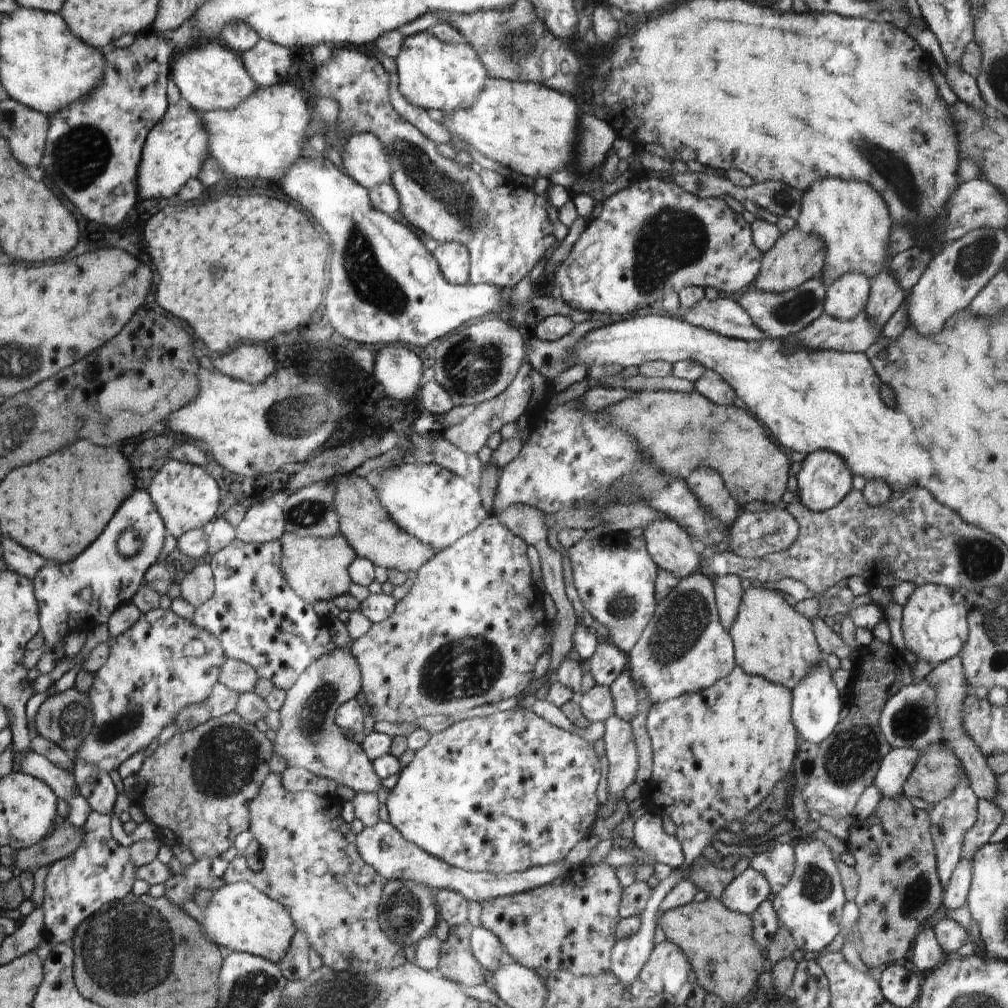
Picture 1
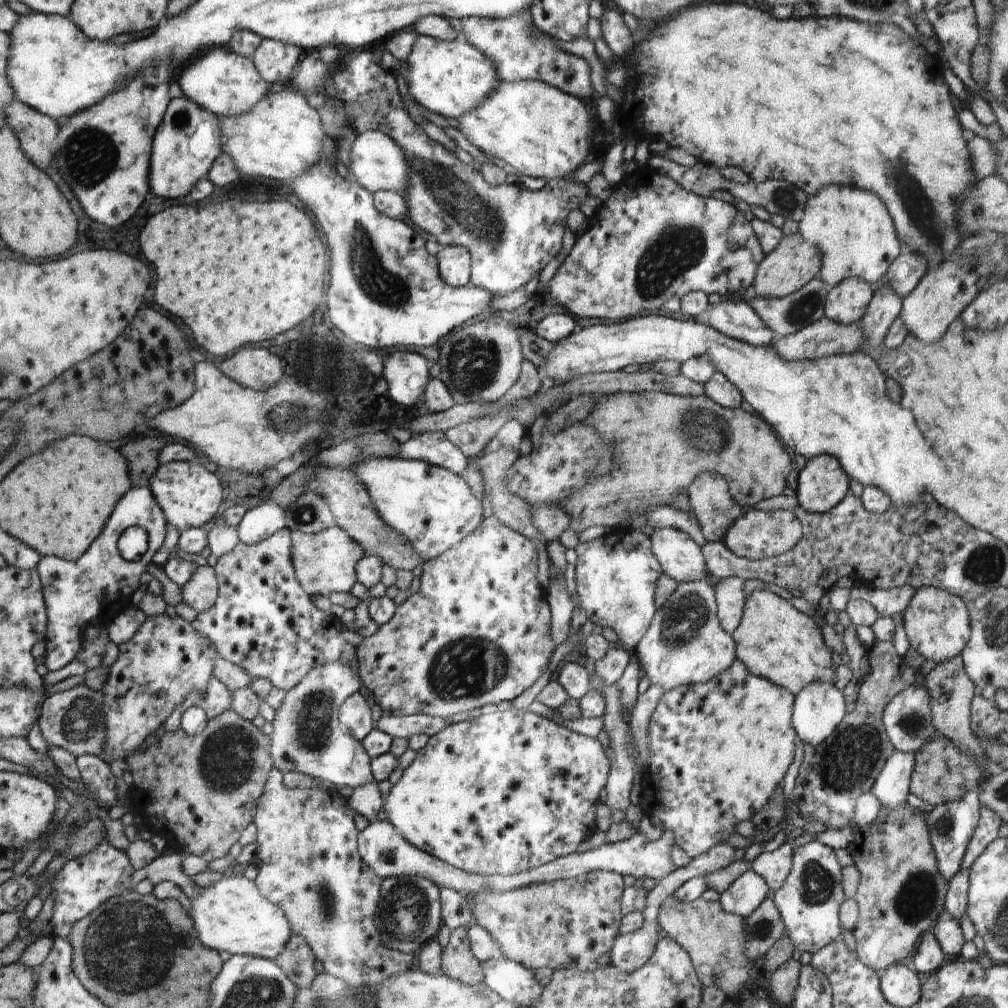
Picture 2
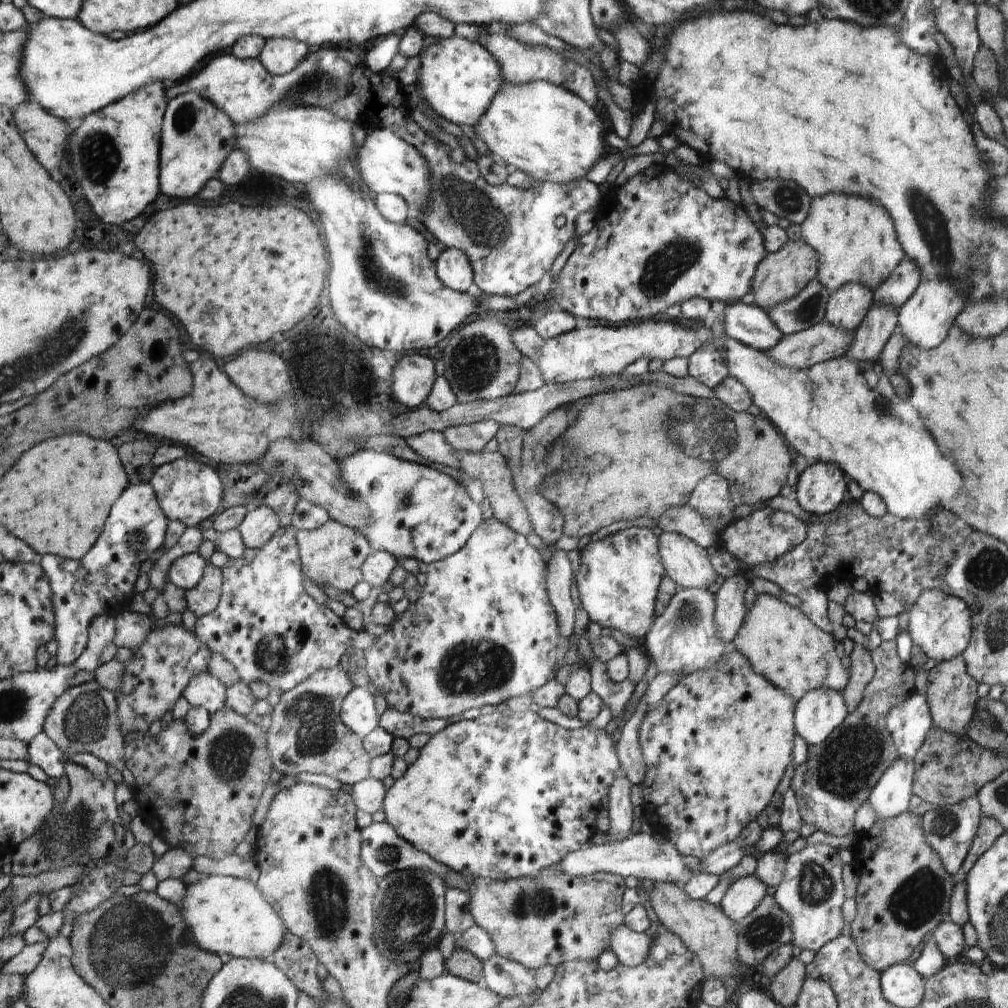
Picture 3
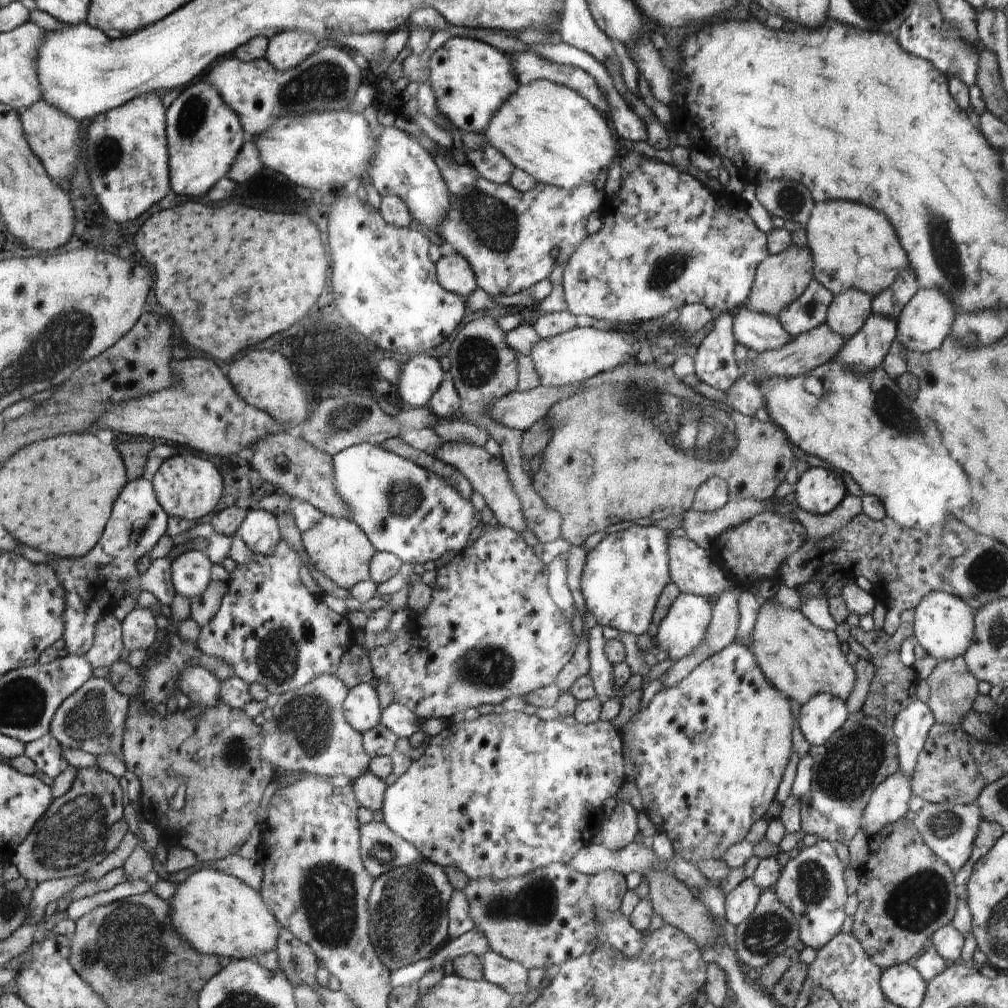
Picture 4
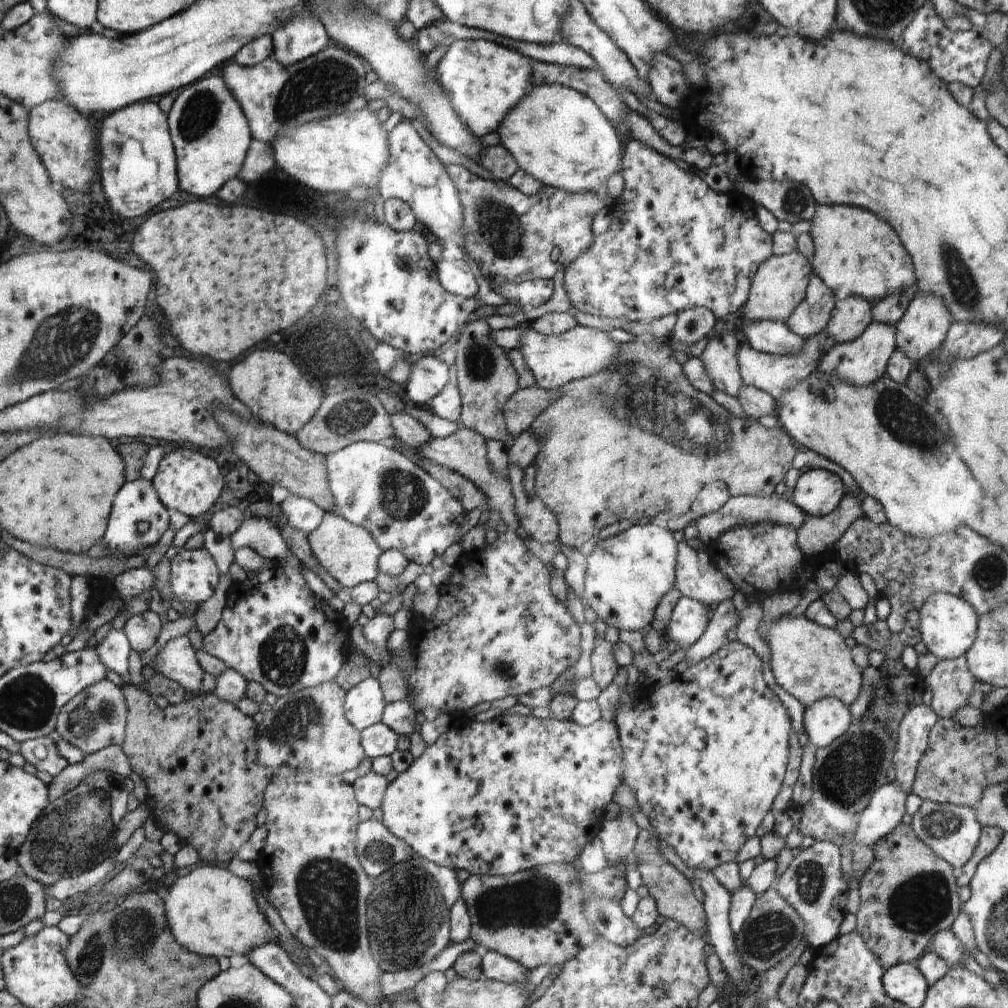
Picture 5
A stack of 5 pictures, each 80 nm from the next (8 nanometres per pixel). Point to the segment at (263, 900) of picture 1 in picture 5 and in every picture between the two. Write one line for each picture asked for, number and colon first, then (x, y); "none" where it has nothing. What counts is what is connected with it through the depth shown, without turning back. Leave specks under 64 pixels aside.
2: (232, 915)
3: (228, 915)
4: (218, 914)
5: (211, 912)

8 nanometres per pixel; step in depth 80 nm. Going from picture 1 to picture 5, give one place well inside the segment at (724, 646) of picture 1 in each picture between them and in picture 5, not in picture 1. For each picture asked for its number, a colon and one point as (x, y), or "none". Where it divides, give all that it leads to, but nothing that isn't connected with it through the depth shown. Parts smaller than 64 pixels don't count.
2: (687, 645)
3: (684, 640)
4: (682, 631)
5: (689, 619)

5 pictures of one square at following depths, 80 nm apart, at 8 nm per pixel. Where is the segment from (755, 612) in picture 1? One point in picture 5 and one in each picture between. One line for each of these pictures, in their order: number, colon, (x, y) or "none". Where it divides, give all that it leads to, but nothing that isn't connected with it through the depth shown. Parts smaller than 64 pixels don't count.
2: (774, 640)
3: (782, 644)
4: (799, 659)
5: (809, 661)

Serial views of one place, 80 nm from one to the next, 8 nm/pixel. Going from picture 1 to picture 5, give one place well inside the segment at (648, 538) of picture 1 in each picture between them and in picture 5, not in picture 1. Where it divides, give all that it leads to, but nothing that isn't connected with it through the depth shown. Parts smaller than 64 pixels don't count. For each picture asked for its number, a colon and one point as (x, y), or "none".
2: (681, 558)
3: (686, 563)
4: (692, 570)
5: (697, 578)

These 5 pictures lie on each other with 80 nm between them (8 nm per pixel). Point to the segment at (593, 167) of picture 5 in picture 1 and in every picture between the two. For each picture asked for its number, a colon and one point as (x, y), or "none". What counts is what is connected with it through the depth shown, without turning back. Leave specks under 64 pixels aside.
1: (526, 127)
2: (543, 132)
3: (546, 131)
4: (550, 131)

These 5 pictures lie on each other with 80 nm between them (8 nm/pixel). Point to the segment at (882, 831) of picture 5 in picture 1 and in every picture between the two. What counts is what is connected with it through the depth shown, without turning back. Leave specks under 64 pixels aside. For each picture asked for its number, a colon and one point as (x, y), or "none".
1: (896, 766)
2: (891, 786)
3: (890, 796)
4: (889, 800)

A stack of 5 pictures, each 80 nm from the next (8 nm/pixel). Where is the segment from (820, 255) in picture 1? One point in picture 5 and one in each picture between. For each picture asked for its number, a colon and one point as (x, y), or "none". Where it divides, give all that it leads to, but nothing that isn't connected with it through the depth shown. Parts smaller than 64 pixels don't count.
2: (794, 262)
3: (779, 276)
4: (779, 279)
5: (780, 283)

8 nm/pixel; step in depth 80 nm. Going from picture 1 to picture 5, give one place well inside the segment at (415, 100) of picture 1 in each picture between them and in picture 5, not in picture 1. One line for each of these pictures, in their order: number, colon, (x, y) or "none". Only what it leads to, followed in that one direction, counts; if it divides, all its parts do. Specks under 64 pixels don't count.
2: (451, 78)
3: (459, 79)
4: (471, 80)
5: (484, 81)

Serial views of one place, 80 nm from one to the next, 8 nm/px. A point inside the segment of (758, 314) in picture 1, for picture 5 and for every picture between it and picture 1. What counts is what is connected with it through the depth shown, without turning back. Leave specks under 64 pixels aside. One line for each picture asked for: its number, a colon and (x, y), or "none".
2: (784, 316)
3: (807, 308)
4: (809, 310)
5: (811, 316)

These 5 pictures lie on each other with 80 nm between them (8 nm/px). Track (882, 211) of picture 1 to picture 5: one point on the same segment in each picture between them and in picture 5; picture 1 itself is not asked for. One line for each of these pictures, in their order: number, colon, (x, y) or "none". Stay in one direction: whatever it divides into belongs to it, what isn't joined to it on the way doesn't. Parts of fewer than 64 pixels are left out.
2: (851, 227)
3: (855, 239)
4: (853, 246)
5: (856, 253)

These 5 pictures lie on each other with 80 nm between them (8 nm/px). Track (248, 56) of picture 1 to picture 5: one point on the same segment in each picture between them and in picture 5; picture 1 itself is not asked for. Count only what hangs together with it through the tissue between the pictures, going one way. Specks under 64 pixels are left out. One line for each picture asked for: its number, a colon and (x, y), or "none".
2: (274, 60)
3: (280, 56)
4: (287, 50)
5: (295, 40)

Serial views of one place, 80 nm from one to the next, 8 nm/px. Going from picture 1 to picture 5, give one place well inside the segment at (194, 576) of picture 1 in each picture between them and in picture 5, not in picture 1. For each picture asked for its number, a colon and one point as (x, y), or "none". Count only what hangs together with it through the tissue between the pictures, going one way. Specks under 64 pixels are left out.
2: (200, 591)
3: (202, 598)
4: (203, 607)
5: (207, 615)

